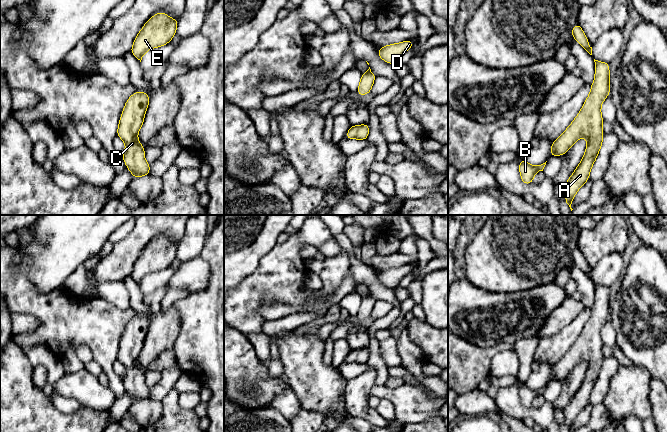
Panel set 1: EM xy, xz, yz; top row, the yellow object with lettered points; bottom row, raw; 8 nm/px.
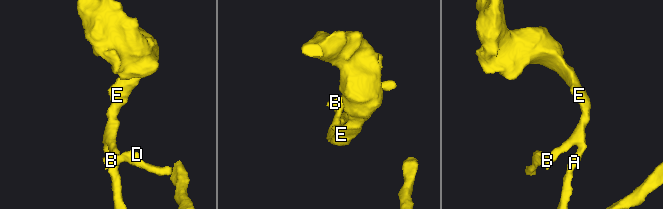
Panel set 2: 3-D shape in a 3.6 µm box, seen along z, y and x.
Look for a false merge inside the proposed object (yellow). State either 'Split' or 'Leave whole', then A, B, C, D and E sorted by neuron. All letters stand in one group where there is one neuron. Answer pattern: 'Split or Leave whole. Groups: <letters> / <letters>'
Leave whole. Groups: A B C D E

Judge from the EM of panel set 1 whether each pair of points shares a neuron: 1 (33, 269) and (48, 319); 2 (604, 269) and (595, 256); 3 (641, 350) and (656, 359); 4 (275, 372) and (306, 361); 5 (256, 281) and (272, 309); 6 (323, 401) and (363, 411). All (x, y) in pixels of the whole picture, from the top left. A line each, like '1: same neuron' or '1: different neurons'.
1: different neurons
2: different neurons
3: same neuron
4: different neurons
5: different neurons
6: different neurons

